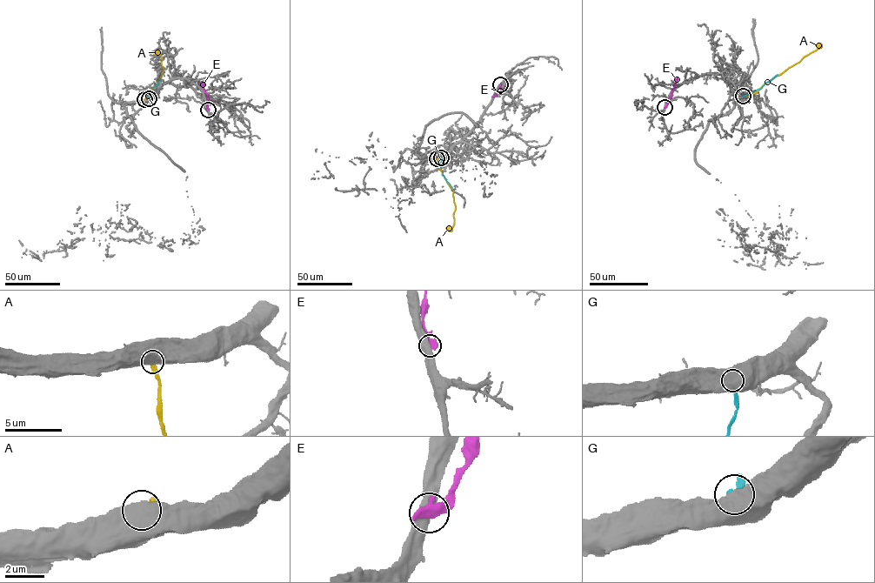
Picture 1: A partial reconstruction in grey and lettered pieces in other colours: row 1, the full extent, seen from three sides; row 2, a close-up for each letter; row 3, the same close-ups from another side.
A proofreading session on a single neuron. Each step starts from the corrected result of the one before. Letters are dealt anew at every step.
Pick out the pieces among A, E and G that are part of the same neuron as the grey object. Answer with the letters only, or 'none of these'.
none of these

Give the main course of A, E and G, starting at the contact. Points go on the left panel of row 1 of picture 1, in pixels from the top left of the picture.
A: (144, 99), (161, 79), (163, 70), (162, 56), (153, 54)
E: (208, 110), (208, 95), (200, 82)
G: (149, 99), (150, 91), (161, 79)

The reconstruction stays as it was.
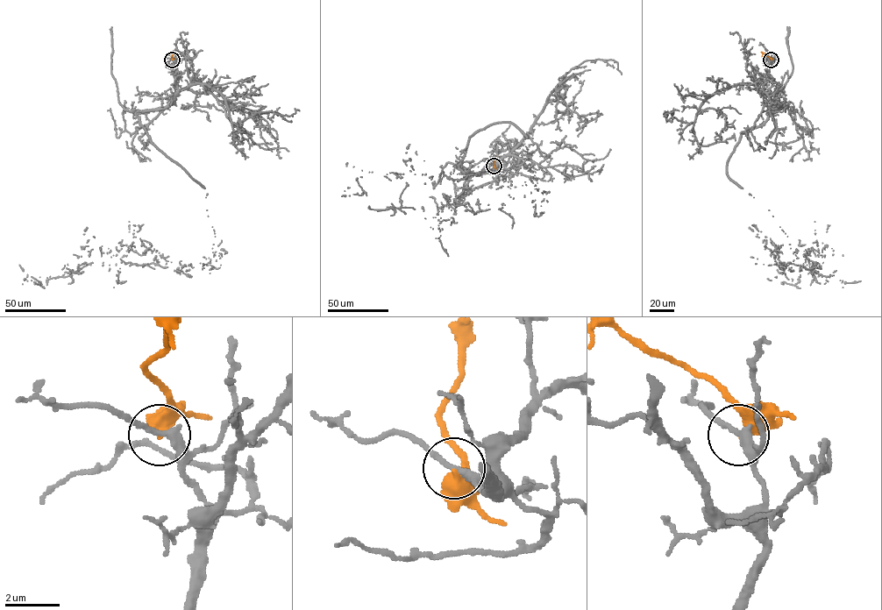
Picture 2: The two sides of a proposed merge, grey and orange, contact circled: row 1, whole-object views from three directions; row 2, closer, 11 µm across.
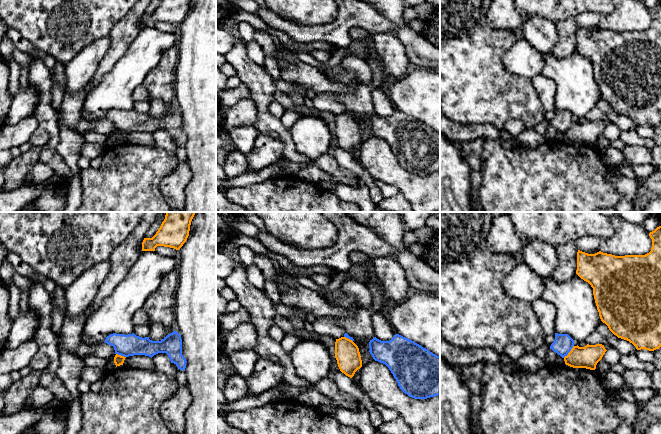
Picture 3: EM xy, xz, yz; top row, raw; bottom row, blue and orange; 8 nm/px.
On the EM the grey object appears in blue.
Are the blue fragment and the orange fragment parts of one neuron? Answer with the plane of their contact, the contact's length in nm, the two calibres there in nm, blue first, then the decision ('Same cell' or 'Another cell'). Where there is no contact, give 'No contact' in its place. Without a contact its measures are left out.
Touches blue in yz. Shared border 130 nm. Thickness 160 nm (blue) against 180 nm. Another cell

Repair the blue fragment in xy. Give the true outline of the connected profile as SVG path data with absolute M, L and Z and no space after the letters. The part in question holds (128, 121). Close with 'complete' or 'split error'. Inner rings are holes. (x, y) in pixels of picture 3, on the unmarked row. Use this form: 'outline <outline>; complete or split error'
outline M176 106L161 117L152 117L149 113L142 114L134 109L113 109L107 112L104 118L114 123L115 130L124 133L145 131L152 134L158 129L166 129L171 139L185 147L187 137L182 131L181 111Z; complete

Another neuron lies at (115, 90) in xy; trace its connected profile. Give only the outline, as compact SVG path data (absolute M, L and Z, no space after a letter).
M143 27L125 54L91 89L83 102L83 119L103 119L110 110L132 110L133 93L163 54L177 46L178 34Z

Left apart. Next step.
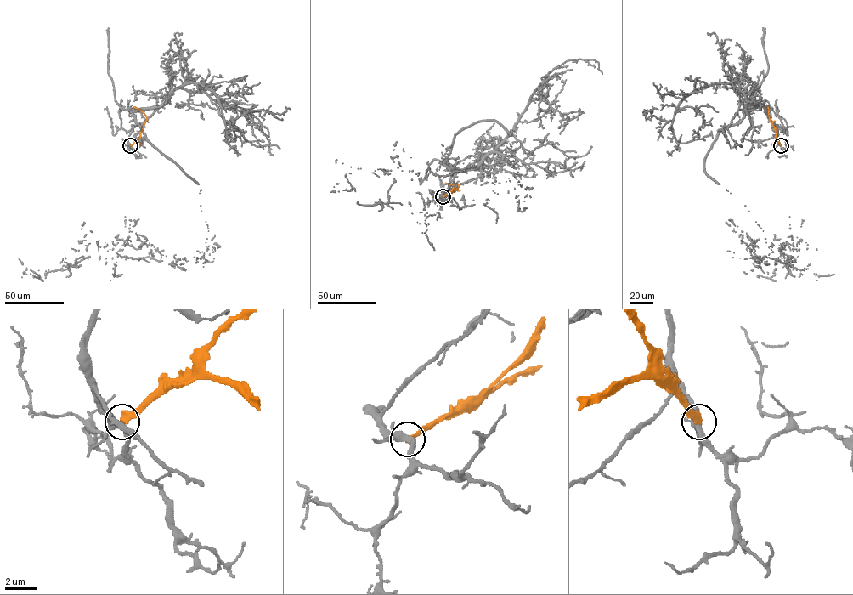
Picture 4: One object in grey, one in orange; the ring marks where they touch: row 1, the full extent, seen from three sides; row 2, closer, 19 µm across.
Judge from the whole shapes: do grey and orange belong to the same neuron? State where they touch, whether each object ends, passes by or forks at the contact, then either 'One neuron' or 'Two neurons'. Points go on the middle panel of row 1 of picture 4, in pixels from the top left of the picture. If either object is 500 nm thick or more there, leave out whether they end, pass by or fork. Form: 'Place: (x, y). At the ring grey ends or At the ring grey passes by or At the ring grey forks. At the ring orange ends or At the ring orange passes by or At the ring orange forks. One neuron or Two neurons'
Place: (443, 196). At the ring grey forks. At the ring orange ends. Two neurons

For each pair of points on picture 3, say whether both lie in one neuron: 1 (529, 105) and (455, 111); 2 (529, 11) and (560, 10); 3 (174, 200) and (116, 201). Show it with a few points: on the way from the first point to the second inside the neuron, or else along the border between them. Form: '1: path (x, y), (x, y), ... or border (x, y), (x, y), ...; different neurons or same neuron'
1: path (511, 107), (473, 107); same neuron
2: path (537, 10), (552, 10); same neuron
3: border (162, 177), (159, 189), (166, 201); different neurons

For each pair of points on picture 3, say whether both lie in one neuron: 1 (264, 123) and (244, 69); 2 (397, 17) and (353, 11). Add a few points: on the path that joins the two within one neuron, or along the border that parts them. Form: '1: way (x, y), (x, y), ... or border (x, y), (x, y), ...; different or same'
1: way (262, 110), (262, 87), (257, 82); same
2: border (376, 10), (398, 24), (405, 24); different

